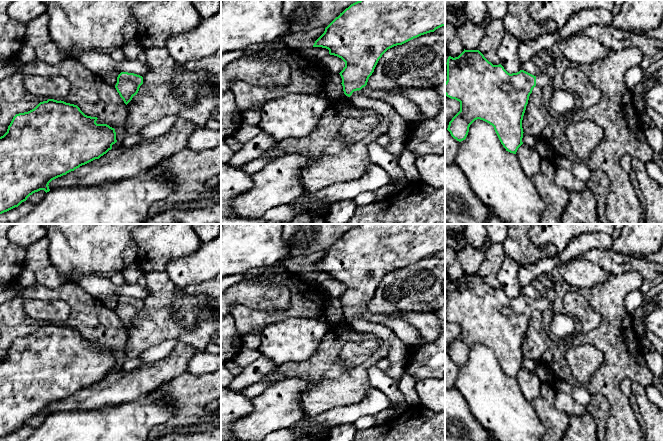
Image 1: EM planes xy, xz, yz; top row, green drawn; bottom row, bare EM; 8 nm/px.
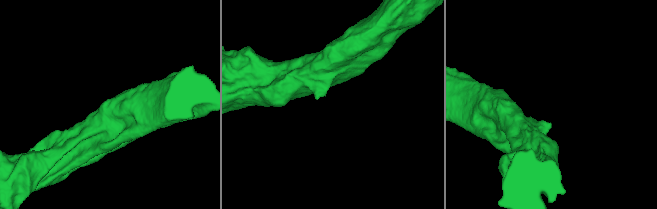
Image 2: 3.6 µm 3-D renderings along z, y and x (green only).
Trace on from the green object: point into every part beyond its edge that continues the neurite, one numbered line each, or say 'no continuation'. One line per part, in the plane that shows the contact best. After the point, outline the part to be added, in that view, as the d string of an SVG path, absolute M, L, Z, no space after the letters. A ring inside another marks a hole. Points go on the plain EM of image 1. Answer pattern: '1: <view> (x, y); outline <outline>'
1: xz (397, 356); outline M358 314L352 317L350 323L358 333L373 334L377 339L389 342L390 348L387 358L390 362L390 367L385 374L398 384L404 371L409 349L390 328L382 324L365 320Z

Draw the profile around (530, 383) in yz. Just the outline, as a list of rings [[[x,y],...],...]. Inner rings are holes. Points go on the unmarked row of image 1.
[[[522,368],[516,376],[525,398],[532,402],[539,394],[542,384],[538,375],[532,371]]]

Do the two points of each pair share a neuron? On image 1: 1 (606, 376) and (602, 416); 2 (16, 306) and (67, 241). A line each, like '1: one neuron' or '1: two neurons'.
1: two neurons
2: two neurons

